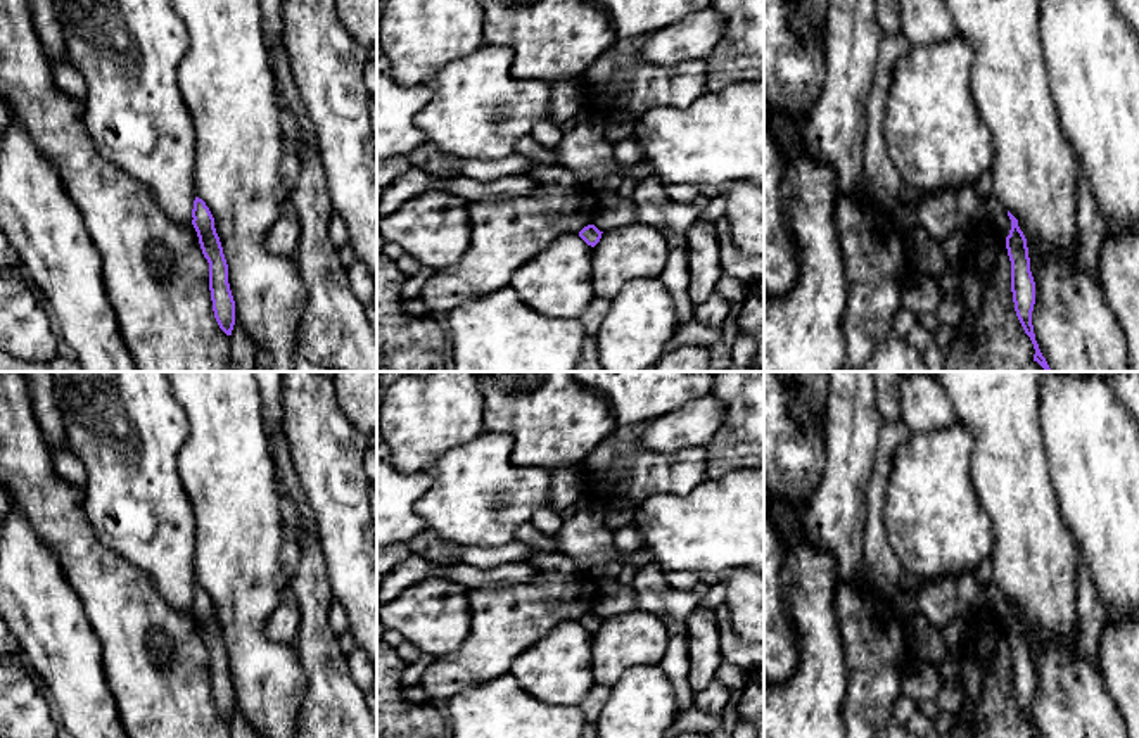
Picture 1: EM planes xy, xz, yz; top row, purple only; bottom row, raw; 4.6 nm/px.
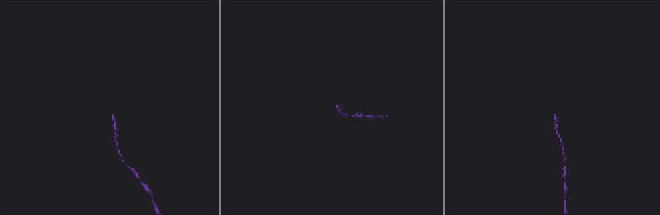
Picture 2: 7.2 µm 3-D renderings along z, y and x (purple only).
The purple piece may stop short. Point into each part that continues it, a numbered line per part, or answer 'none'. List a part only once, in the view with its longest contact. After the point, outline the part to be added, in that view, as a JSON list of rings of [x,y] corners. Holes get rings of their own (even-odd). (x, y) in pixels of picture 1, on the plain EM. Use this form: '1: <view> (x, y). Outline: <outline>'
none

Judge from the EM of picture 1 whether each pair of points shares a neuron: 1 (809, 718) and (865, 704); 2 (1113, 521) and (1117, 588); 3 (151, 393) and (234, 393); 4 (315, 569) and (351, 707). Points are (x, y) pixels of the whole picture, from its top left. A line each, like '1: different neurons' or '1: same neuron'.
1: different neurons
2: same neuron
3: different neurons
4: same neuron

